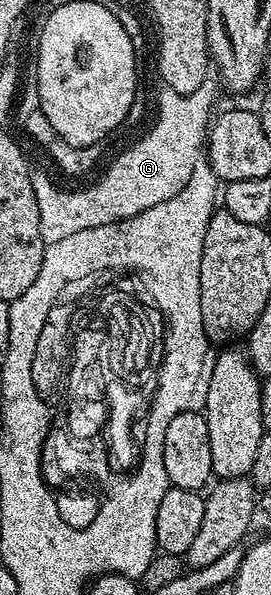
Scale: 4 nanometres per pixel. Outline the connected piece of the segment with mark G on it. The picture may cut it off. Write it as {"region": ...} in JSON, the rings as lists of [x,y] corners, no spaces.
{"region":[[[208,79],[191,93],[162,91],[158,97],[158,122],[131,149],[124,150],[107,167],[106,174],[83,193],[65,193],[50,182],[48,174],[31,172],[36,203],[40,207],[40,235],[46,244],[76,235],[76,231],[88,231],[88,227],[104,227],[104,223],[140,215],[140,211],[148,211],[156,203],[168,203],[172,195],[180,195],[192,179],[192,167],[203,156],[208,141],[210,112],[214,109],[213,84]]]}

